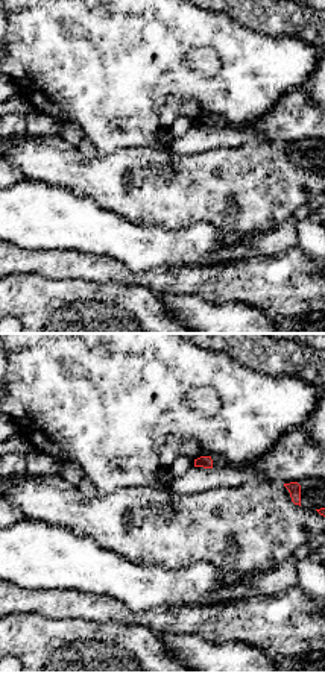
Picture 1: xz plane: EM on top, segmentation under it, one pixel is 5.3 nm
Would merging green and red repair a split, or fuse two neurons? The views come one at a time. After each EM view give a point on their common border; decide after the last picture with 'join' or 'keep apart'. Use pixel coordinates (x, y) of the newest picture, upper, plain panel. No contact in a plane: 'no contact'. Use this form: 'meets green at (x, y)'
no contact

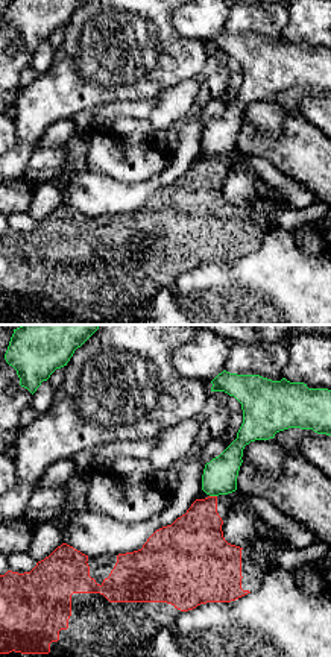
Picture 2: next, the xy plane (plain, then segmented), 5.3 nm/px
meets green at (213, 155)

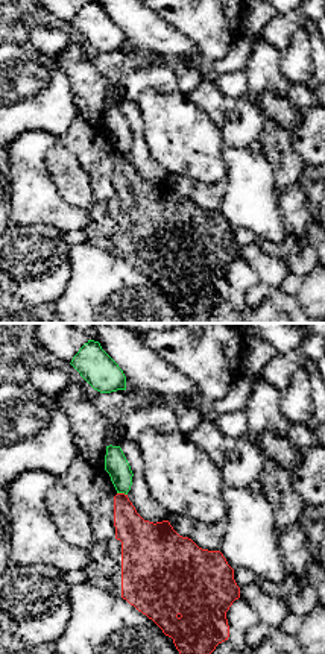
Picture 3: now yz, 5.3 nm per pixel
meets green at (122, 152)

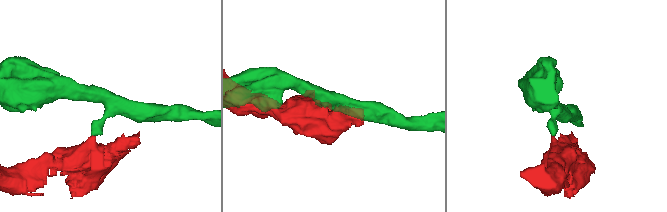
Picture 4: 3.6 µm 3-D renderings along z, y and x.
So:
keep apart

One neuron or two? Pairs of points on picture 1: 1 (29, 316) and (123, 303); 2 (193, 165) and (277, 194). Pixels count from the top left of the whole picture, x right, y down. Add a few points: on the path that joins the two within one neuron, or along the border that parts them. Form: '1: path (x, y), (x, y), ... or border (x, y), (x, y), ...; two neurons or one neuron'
1: path (52, 316), (100, 316); one neuron
2: path (214, 187), (255, 188); one neuron

